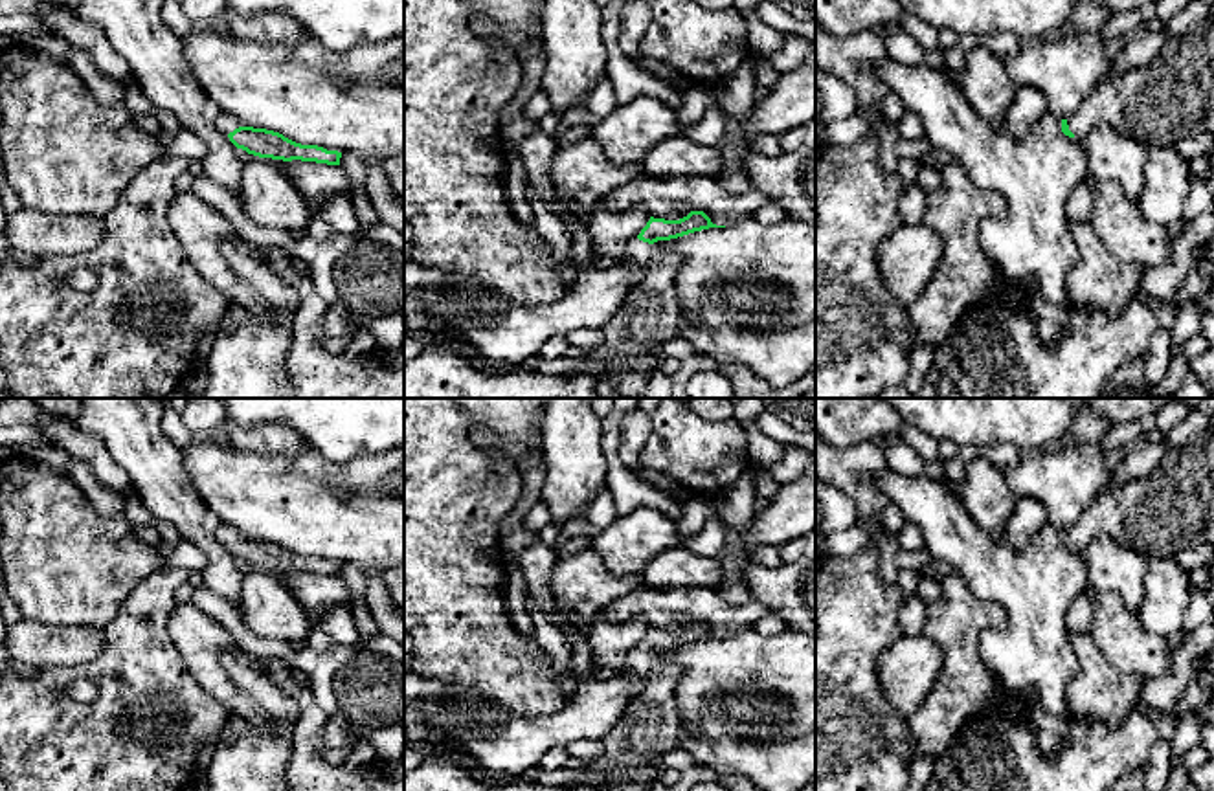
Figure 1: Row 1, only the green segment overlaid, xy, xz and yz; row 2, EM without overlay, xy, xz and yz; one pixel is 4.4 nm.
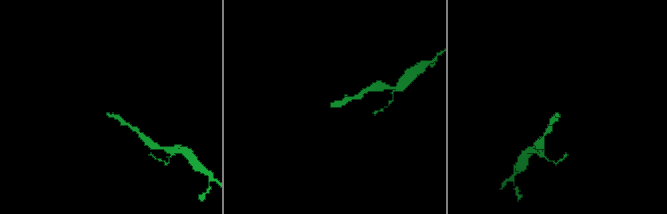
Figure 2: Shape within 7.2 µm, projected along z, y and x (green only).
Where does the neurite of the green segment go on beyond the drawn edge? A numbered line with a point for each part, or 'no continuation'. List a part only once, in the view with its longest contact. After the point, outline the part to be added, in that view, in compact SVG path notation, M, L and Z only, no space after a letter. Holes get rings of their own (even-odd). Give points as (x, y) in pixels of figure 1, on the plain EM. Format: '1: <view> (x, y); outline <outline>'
1: yz (1172, 509); outline M1214 415L1203 431L1166 453L1150 475L1124 486L1107 486L1067 536L1078 551L1096 536L1109 536L1146 558L1170 558L1183 549L1214 543Z

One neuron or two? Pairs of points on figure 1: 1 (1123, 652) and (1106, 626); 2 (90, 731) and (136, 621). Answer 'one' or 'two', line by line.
1: one
2: one

